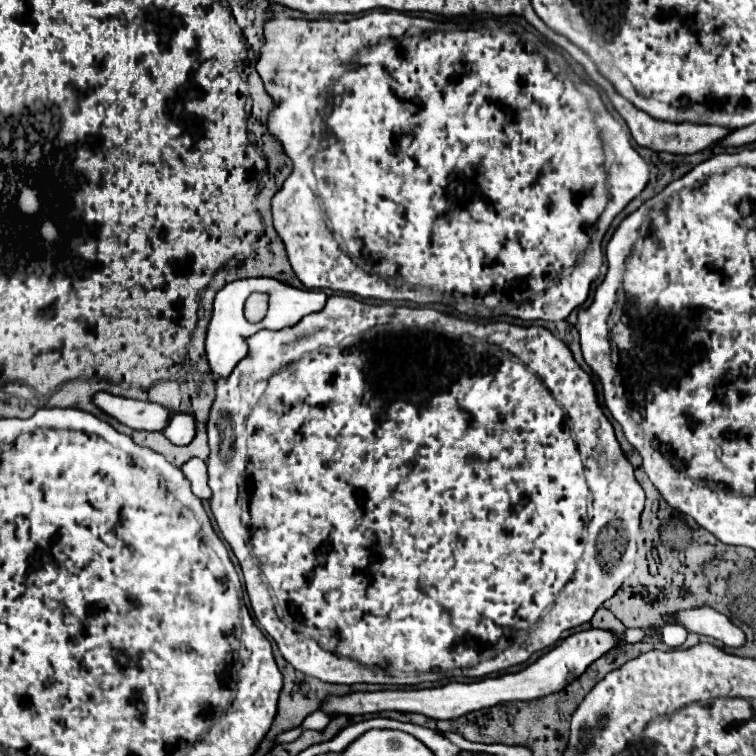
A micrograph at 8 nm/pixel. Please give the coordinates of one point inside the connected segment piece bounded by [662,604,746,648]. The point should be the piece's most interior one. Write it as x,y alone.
704,620

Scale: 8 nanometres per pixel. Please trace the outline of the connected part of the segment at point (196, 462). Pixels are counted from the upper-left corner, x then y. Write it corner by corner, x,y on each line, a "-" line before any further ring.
192,458
182,466
182,472
186,476
186,480
190,480
192,484
192,492
202,498
208,500
210,498
210,488
208,488
208,472
206,472
206,462
200,458

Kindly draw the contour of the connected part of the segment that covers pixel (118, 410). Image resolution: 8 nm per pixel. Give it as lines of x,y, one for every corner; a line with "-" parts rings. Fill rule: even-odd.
106,392
94,394
92,402
106,412
108,416
116,418
118,422
134,428
134,430
162,430
170,418
170,412
154,402
142,402
142,400
130,400

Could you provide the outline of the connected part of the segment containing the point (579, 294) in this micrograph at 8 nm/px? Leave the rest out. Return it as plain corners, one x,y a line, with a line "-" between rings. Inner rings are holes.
372,10
364,16
346,16
344,20
322,18
322,20
308,22
308,20
298,20
298,18
274,18
264,24
266,42
260,50
256,70
264,82
266,92
274,100
274,110
268,118
268,128
270,128
272,136
276,136
282,142
284,152
294,162
292,174
286,178
282,188
272,198
274,228
276,228
278,236
282,238
282,242
286,244
292,270
304,282
306,288
330,288
336,292
358,294
362,298
408,300
408,302
418,302
418,304
442,302
442,304
454,306
460,314
466,314
466,316
468,316
468,302
472,302
472,316
488,316
488,310
482,310
482,308
500,306
500,314
522,318
522,320
554,320
554,322
564,320
564,318
568,318
568,314
574,308
578,308
588,298
590,284
598,276
600,266
602,266
602,236
606,234
614,216
634,196
638,196
644,190
644,186
648,182
648,164
632,148
630,136
624,130
624,126
618,124
608,114
599,92
590,86
590,76
586,74
586,70
565,50
564,58
562,58
552,44
540,40
536,34
518,36
518,34
504,32
504,30
444,32
444,30
432,28
432,24
434,22
430,22
426,18
406,16
396,10
-
328,103
333,106
332,111
321,116
320,108
326,108
-
594,224
597,225
596,236
588,240
586,228
594,226
-
518,294
522,294
524,298
532,296
532,300
520,300
520,304
516,304

